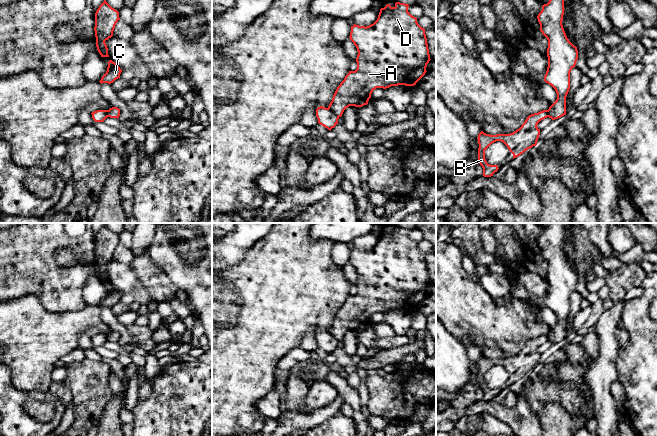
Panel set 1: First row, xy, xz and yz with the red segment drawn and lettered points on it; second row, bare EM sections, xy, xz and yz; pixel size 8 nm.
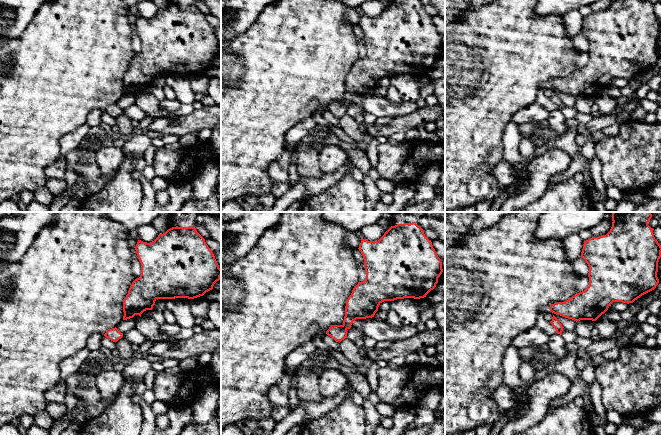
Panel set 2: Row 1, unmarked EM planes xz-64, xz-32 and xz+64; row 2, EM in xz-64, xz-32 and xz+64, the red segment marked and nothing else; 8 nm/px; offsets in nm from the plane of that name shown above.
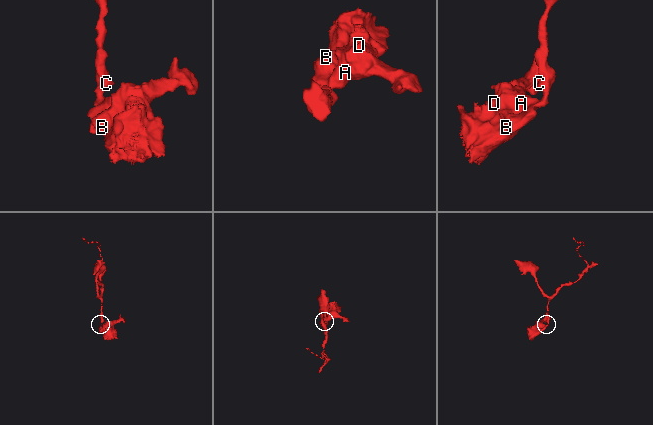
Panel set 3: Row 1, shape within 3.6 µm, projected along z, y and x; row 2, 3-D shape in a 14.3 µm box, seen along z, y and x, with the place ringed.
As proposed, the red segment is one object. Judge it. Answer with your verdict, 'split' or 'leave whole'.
split

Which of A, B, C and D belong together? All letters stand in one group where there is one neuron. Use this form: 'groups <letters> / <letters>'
groups A B D / C

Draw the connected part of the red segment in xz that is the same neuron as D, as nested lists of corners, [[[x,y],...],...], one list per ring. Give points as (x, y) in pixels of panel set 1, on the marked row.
[[[396,2],[394,7],[387,4],[380,9],[378,18],[373,24],[366,27],[356,24],[351,26],[349,38],[358,51],[356,58],[357,69],[349,71],[345,76],[344,80],[337,87],[328,106],[338,117],[341,117],[344,110],[349,106],[362,107],[367,105],[372,92],[376,88],[386,89],[398,85],[414,86],[427,72],[426,67],[431,59],[425,29],[418,24],[417,18],[408,12],[408,7],[408,4],[400,2]]]

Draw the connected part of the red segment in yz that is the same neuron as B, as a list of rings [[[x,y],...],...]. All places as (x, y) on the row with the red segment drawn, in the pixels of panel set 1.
[[[543,110],[527,117],[522,126],[510,134],[490,135],[481,131],[478,135],[478,160],[483,168],[483,176],[491,177],[498,171],[498,165],[490,165],[485,159],[485,150],[494,142],[503,142],[513,154],[513,159],[523,154],[526,150],[537,145],[540,135],[538,123],[548,117],[548,111]]]

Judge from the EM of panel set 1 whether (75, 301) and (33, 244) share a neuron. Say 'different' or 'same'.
same

